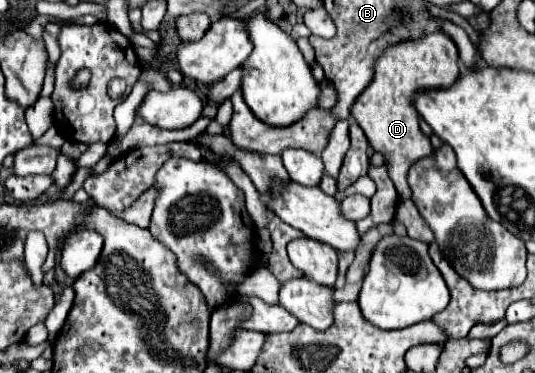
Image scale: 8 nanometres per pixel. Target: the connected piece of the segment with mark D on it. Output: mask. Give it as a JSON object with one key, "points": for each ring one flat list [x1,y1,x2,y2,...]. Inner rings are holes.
{"points":[[445,33,425,35,417,41,405,41,397,47,389,47,375,63,375,79,351,107,351,117,365,131,369,145,385,157,385,167,401,199,409,199,411,189,407,183,409,167,433,155,429,137,419,129,419,113,413,105,417,91,451,87,459,77,459,53,453,39]]}

